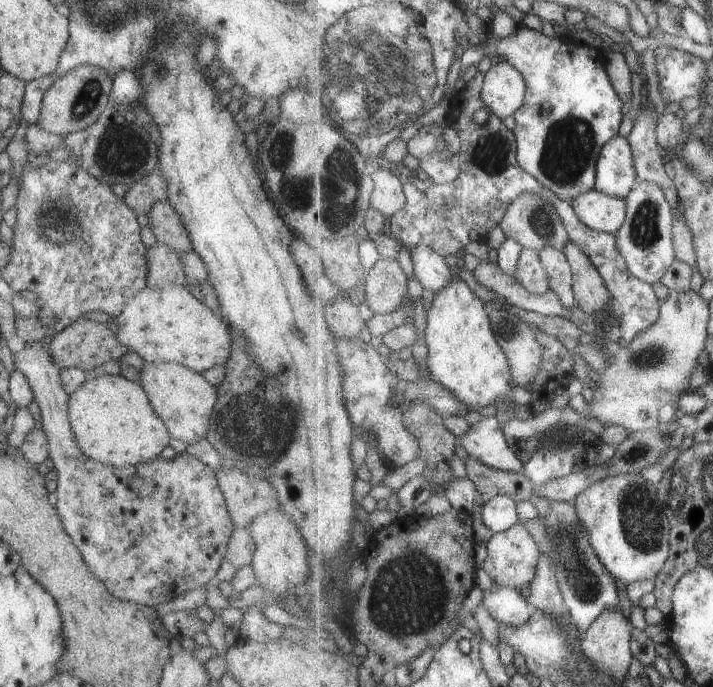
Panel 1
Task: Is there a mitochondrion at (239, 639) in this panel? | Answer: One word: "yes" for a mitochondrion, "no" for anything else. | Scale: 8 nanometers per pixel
no

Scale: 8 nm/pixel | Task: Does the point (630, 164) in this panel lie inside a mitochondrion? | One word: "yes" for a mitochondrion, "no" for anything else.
no

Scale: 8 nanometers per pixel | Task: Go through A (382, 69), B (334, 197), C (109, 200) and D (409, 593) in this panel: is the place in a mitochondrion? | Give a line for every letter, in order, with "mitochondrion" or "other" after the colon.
A: mitochondrion
B: mitochondrion
C: other
D: mitochondrion

